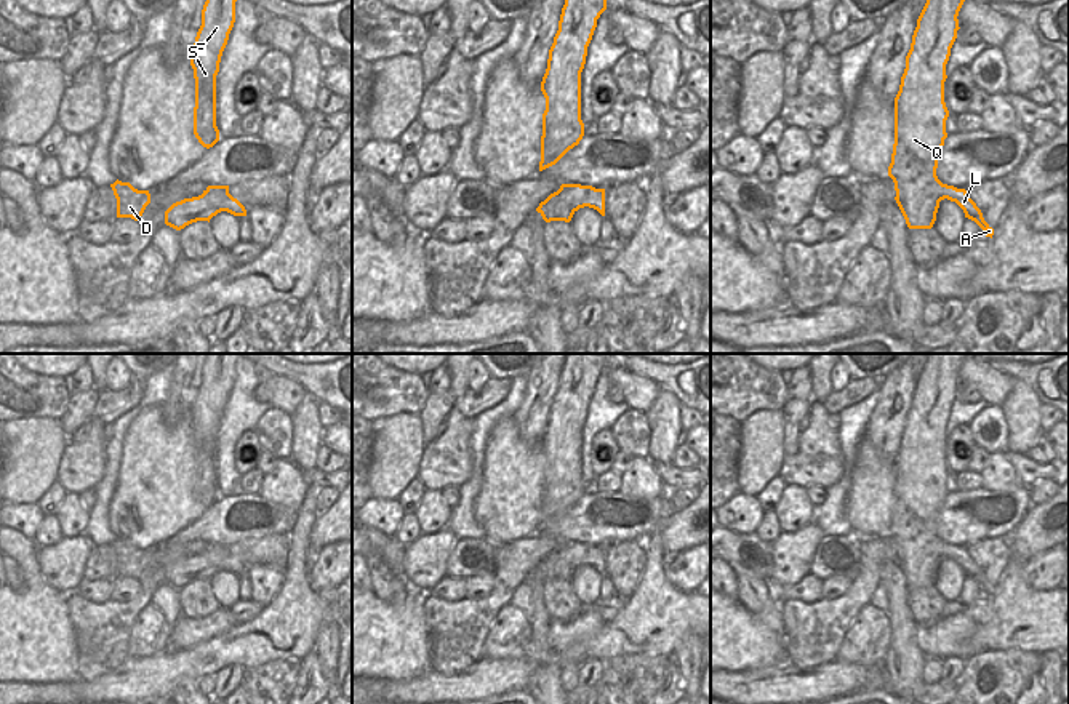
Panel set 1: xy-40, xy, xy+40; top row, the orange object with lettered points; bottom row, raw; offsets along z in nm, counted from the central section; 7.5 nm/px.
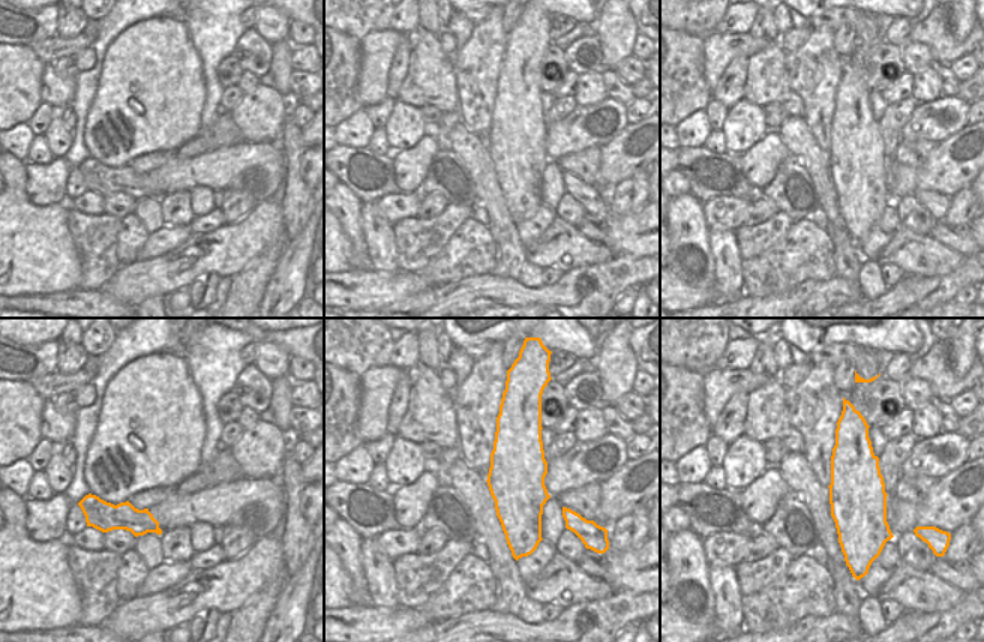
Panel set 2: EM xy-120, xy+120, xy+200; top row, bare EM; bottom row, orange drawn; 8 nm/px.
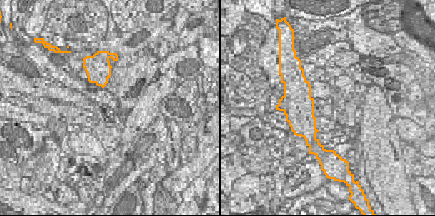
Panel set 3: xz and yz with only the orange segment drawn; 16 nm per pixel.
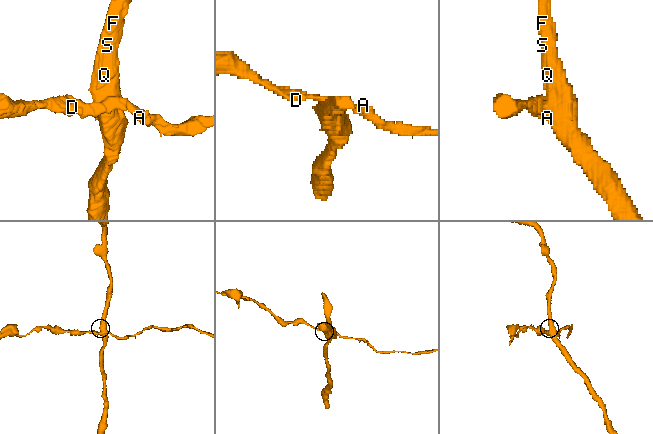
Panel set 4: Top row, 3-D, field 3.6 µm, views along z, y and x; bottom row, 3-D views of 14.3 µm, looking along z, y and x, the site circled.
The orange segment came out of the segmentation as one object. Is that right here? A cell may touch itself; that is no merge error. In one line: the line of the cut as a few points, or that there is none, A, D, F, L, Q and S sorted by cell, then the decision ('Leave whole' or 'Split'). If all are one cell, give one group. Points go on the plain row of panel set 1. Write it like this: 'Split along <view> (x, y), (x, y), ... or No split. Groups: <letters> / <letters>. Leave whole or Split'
Split along xy (557, 549), (576, 568). Groups: A D L / F Q S. Split

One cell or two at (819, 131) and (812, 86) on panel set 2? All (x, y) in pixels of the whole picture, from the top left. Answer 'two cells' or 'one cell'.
one cell

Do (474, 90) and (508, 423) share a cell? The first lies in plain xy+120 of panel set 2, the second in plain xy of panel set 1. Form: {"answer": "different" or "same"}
{"answer": "different"}

